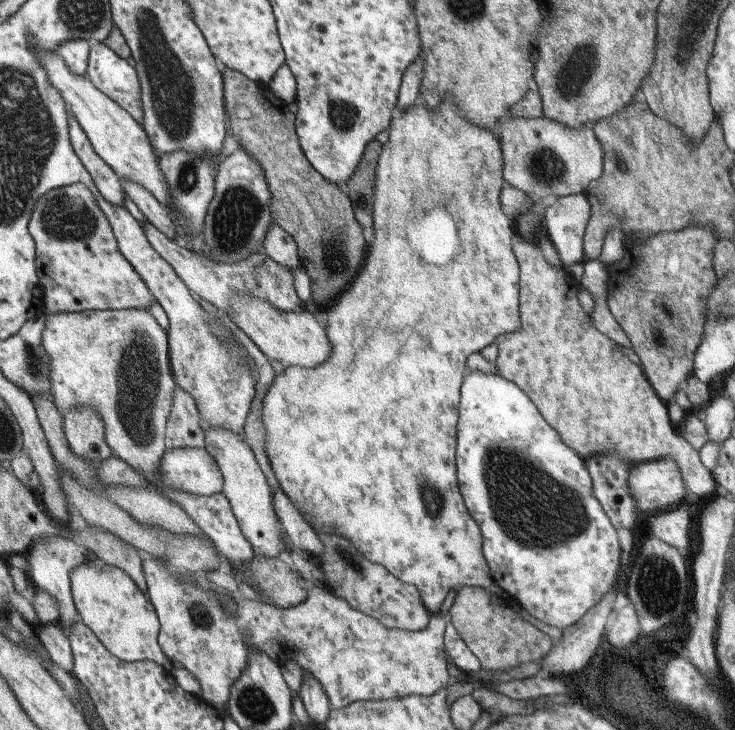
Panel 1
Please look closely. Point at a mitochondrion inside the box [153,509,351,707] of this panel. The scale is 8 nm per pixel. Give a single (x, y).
(199, 613)

